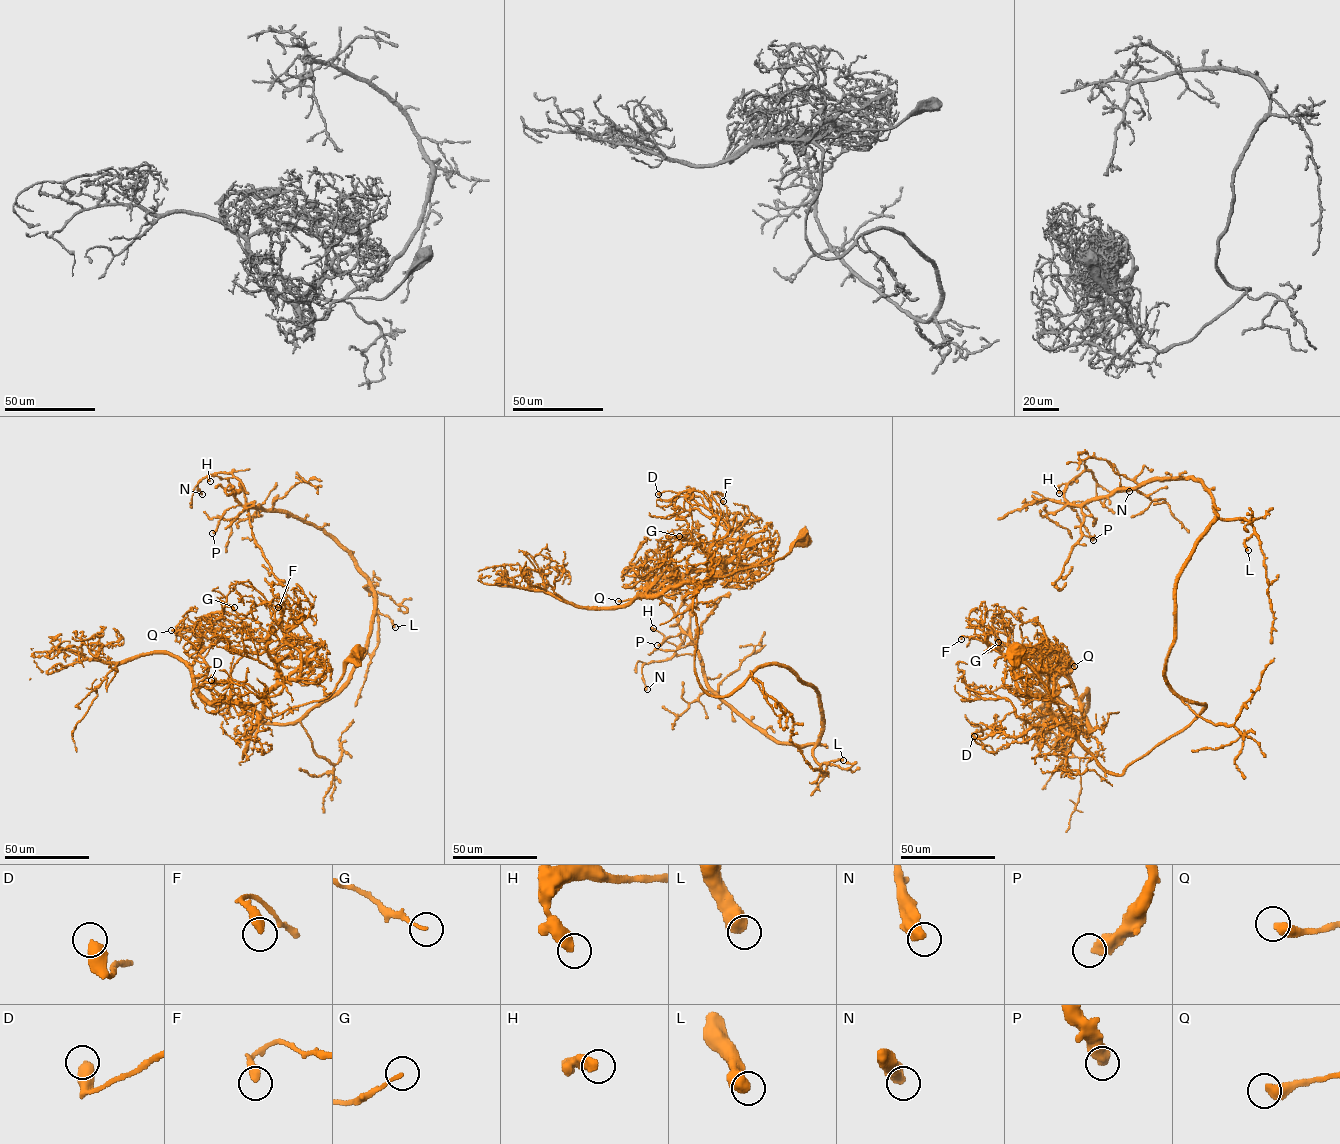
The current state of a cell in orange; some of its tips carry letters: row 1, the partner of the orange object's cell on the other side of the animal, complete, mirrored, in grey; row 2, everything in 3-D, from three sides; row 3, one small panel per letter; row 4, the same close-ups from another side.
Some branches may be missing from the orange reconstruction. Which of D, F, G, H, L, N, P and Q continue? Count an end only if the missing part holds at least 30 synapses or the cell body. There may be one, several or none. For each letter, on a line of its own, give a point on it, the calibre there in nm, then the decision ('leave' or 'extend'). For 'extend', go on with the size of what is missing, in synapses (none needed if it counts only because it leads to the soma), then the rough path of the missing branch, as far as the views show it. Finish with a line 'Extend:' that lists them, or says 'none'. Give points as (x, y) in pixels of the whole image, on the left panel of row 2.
D: place (211, 680); calibre 550 nm; leave
F: place (278, 607); calibre 400 nm; leave
G: place (234, 607); calibre 130 nm; leave
H: place (210, 481); calibre 480 nm; leave
L: place (395, 627); calibre 600 nm; leave
N: place (202, 494); calibre 500 nm; leave
P: place (212, 533); calibre 500 nm; leave
Q: place (171, 630); calibre 460 nm; extend; 80 synapses; course (171, 630), (173, 621), (183, 615), (194, 620)
Extend: Q

